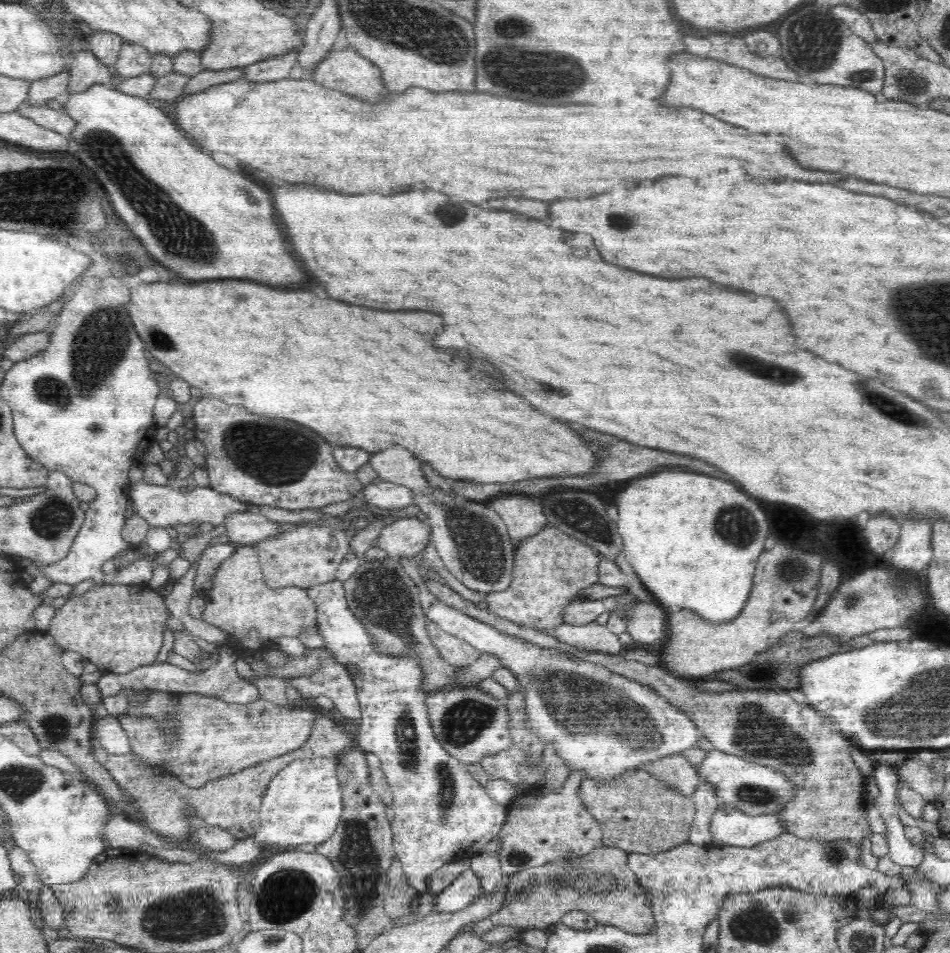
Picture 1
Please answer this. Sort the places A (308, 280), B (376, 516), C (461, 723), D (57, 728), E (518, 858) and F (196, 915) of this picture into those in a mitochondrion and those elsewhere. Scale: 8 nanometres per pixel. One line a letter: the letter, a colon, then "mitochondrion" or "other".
A: other
B: other
C: mitochondrion
D: mitochondrion
E: mitochondrion
F: mitochondrion

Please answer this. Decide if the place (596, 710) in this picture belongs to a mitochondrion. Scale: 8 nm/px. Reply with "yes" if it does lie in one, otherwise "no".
yes

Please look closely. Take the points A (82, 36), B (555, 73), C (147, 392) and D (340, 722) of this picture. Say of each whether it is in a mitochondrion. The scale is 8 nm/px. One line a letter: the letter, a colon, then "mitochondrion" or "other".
A: other
B: mitochondrion
C: other
D: other

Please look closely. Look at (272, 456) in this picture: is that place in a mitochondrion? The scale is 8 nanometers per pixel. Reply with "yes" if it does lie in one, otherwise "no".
yes

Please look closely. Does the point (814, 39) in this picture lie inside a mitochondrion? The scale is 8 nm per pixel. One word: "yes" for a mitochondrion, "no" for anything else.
yes

